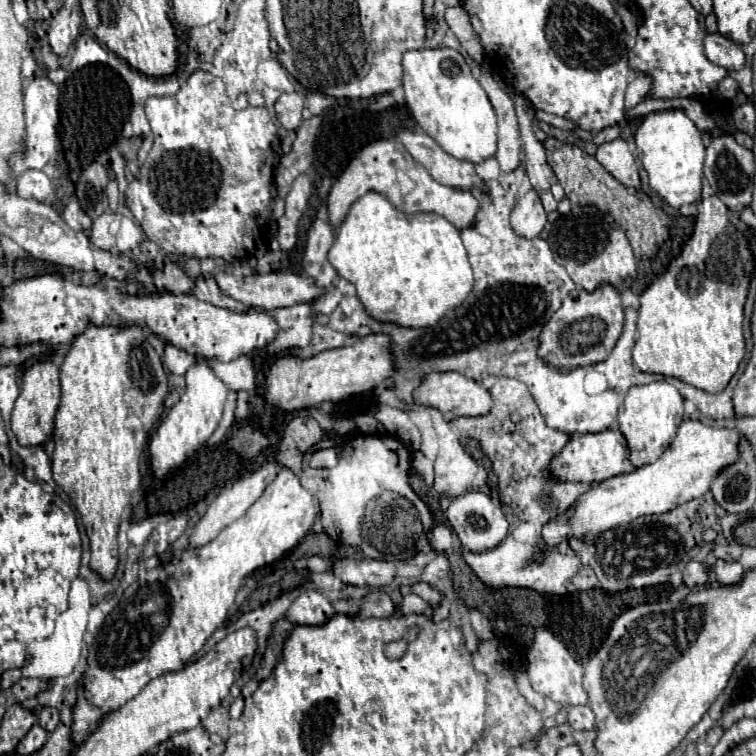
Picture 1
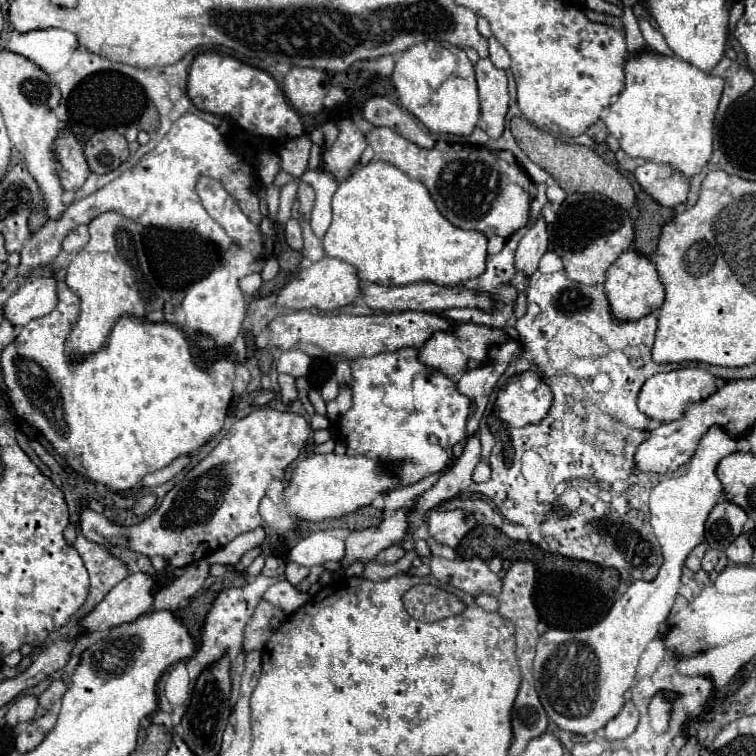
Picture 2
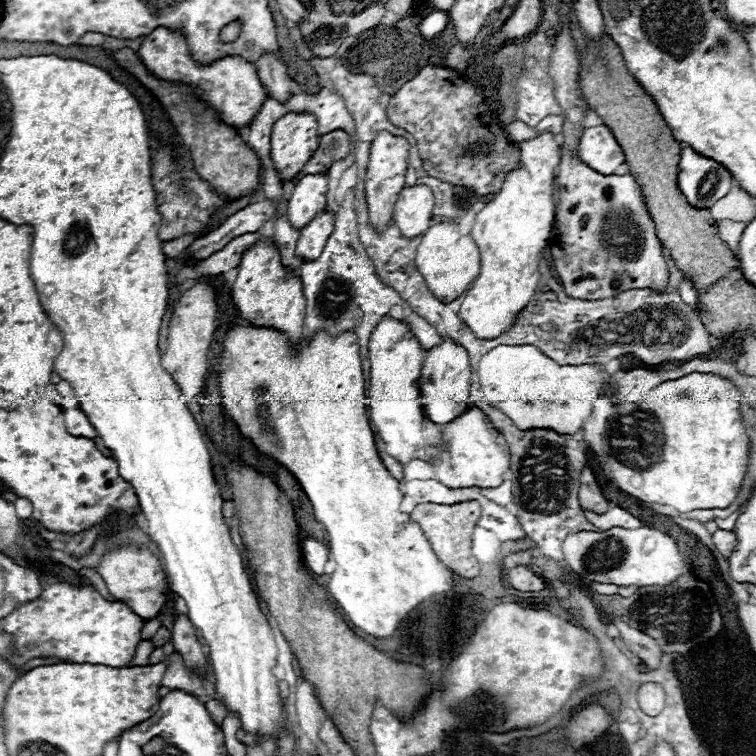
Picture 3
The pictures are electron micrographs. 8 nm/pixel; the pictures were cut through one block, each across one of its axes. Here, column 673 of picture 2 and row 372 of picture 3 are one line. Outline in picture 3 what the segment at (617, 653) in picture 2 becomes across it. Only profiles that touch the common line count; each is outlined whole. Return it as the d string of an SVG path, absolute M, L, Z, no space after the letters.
M532 344L498 346L478 362L480 390L494 408L502 410L520 430L552 428L560 434L578 432L600 400L612 400L618 390L606 382L602 364L558 366Z

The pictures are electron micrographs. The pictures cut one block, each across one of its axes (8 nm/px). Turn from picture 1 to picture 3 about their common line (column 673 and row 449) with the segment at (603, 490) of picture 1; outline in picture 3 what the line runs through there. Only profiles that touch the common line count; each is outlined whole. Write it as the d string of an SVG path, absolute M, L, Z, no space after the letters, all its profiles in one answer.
M470 408L458 420L442 426L440 458L434 470L438 482L448 488L496 488L506 480L506 472L510 470L506 438L494 428L494 424L490 424L490 418L482 410Z

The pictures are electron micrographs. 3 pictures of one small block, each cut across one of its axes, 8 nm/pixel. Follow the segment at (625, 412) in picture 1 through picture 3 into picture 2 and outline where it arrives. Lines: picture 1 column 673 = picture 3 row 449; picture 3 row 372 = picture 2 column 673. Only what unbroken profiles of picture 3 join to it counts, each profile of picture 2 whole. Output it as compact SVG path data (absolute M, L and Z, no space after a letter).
M688 366L688 368L678 368L672 372L654 374L644 382L642 390L638 392L638 410L652 420L672 422L672 420L680 418L692 402L700 402L700 400L708 398L708 394L712 394L712 390L718 390L718 386L720 386L720 380L698 366Z

